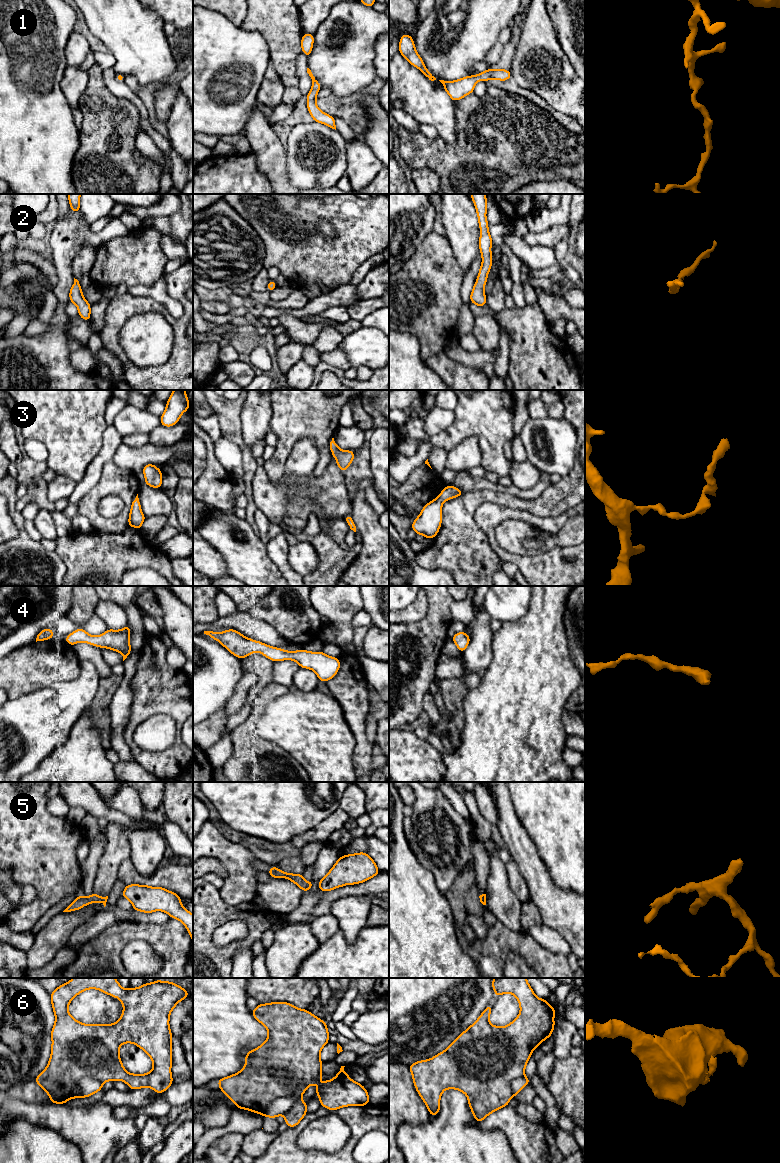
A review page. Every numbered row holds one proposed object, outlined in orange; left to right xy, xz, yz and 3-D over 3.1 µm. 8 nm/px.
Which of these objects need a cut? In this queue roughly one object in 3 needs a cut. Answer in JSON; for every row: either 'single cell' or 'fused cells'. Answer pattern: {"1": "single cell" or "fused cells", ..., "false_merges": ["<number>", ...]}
{"1": "single cell", "2": "single cell", "3": "single cell", "4": "single cell", "5": "single cell", "6": "fused cells", "false_merges": ["6"]}

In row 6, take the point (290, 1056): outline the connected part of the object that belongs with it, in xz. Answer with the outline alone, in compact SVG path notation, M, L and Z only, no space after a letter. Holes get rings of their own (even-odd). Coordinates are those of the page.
M288 1002L259 1003L252 1016L267 1028L266 1041L247 1053L247 1064L238 1073L217 1083L239 1109L263 1114L272 1102L292 1095L300 1084L308 1087L322 1079L320 1052L329 1042L329 1032L323 1020Z

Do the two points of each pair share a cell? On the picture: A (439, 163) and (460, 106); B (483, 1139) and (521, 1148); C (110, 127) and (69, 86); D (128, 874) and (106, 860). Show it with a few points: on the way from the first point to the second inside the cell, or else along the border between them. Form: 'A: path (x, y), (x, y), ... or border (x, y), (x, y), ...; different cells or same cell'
A: path (453, 150), (463, 140), (463, 120); same cell
B: border (492, 1129), (498, 1129), (503, 1133), (513, 1152); different cells
C: border (88, 75), (88, 84), (79, 99), (78, 107); different cells
D: border (129, 857), (120, 865), (117, 879); different cells

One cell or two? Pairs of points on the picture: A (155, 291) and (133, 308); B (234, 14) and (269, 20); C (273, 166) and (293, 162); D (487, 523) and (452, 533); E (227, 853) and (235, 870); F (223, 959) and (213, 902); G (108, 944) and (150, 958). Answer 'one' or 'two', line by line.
A: two
B: two
C: two
D: two
E: one
F: one
G: two

